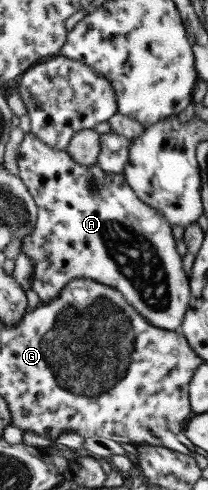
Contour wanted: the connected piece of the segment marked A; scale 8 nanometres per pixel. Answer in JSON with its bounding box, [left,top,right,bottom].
[17,131,192,331]

